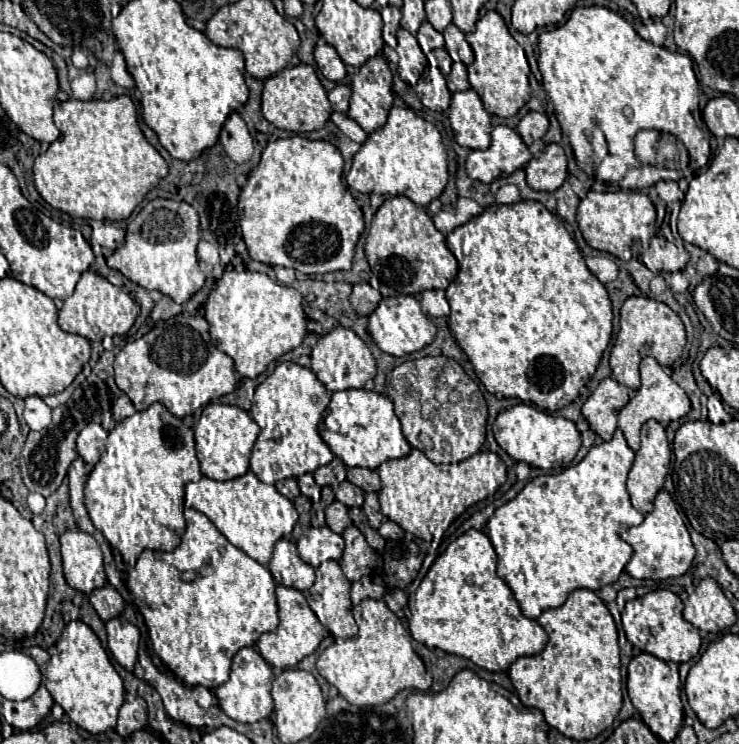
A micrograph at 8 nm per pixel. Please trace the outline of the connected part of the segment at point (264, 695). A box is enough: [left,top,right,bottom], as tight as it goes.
[215,647,273,723]

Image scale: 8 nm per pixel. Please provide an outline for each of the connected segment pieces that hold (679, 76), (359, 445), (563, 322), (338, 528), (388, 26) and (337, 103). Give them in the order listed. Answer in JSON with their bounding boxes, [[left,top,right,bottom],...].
[[539,5,711,189],[321,389,411,469],[445,201,613,411],[325,501,351,533],[381,7,401,47],[329,83,351,113]]

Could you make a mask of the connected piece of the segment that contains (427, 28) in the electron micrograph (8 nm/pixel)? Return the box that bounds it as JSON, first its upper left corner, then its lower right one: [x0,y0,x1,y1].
[417,21,445,53]

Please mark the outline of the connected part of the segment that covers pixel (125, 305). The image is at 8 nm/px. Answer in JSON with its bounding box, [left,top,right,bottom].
[59,271,139,341]

